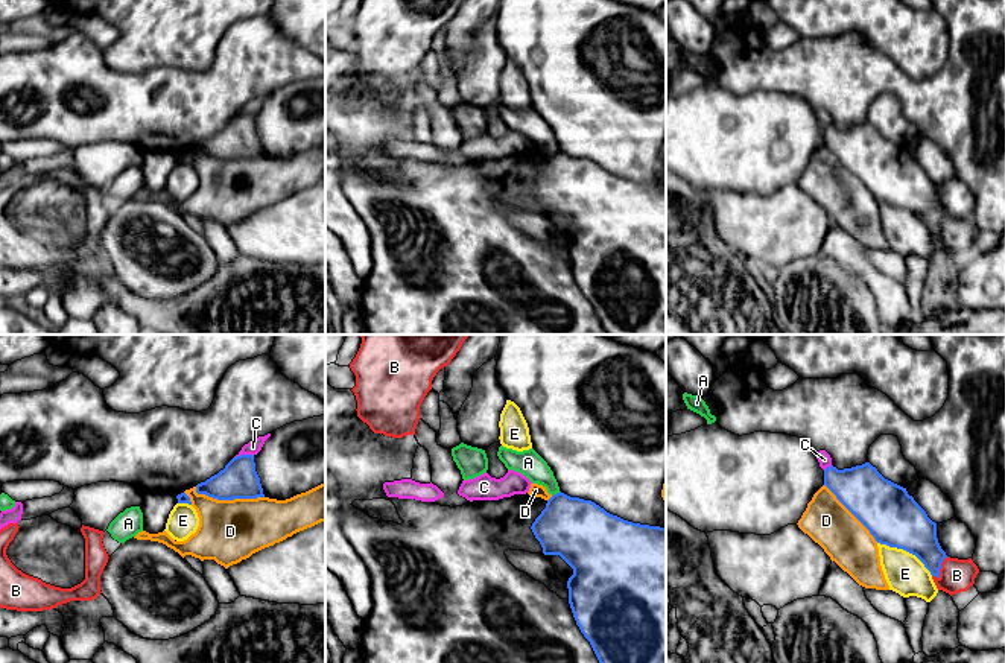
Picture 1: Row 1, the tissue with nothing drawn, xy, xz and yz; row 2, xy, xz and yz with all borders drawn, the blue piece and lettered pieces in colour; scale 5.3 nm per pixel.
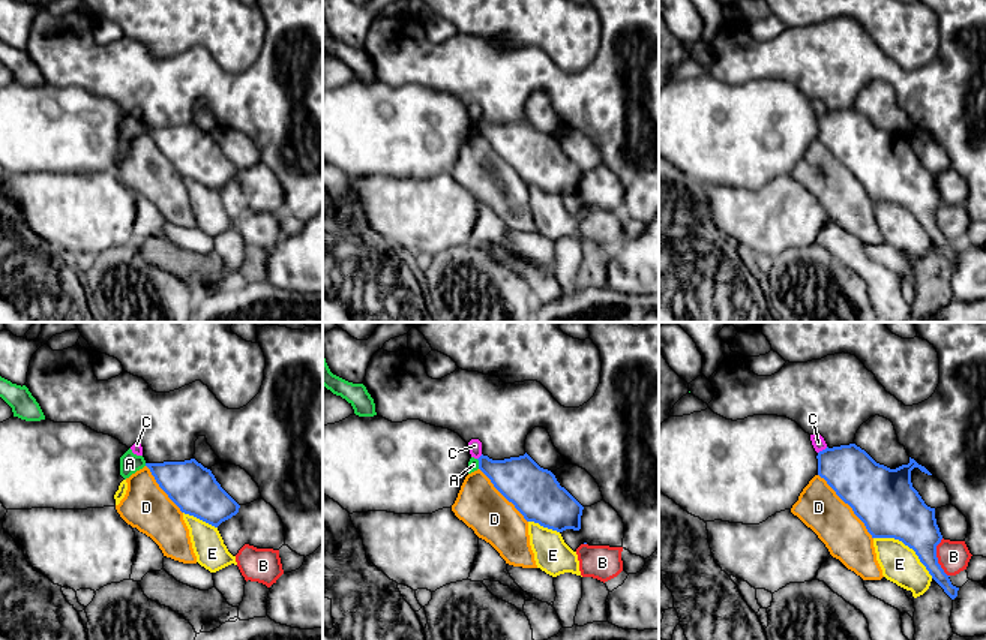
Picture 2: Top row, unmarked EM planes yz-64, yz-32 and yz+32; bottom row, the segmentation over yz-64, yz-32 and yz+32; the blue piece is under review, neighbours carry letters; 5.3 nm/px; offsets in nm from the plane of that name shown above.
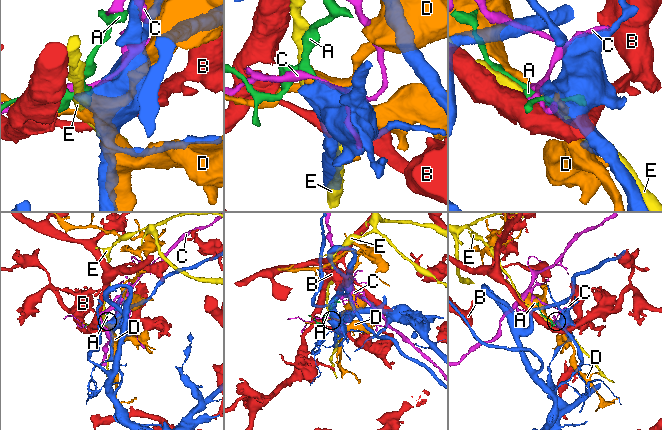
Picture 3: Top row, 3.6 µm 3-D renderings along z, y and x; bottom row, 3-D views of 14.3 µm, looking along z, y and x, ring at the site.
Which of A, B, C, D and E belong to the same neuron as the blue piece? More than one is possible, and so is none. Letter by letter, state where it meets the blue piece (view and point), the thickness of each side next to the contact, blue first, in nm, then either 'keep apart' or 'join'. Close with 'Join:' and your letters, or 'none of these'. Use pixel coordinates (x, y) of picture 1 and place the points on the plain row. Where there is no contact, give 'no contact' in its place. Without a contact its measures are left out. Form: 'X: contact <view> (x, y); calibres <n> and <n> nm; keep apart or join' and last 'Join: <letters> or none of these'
A: contact xz (557, 152); calibres 340 and 140 nm; keep apart
B: contact yz (940, 227); calibres 220 and 180 nm; keep apart
C: contact xy (244, 114); calibres 200 and 80 nm; keep apart
D: contact xy (228, 158); calibres 200 and 320 nm; keep apart
E: contact yz (906, 210); calibres 300 and 220 nm; keep apart
Join: none of these

